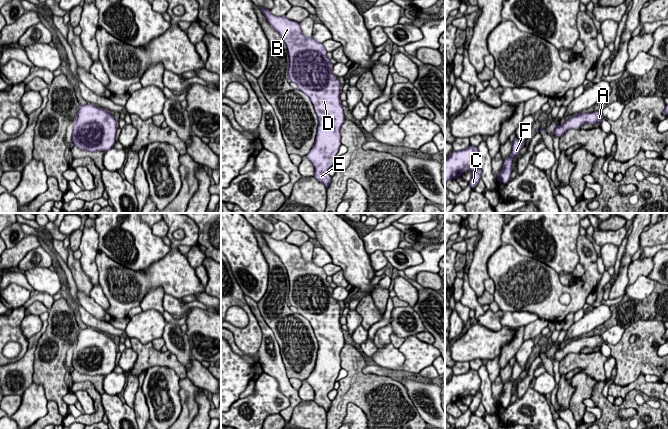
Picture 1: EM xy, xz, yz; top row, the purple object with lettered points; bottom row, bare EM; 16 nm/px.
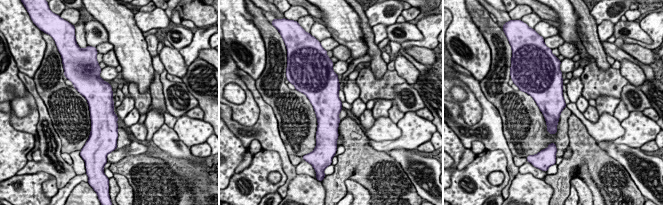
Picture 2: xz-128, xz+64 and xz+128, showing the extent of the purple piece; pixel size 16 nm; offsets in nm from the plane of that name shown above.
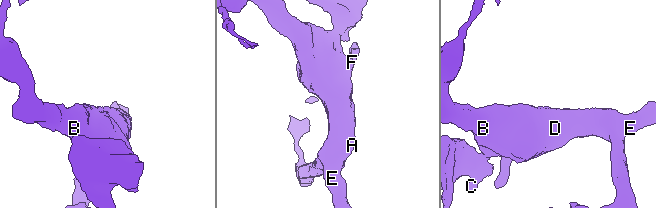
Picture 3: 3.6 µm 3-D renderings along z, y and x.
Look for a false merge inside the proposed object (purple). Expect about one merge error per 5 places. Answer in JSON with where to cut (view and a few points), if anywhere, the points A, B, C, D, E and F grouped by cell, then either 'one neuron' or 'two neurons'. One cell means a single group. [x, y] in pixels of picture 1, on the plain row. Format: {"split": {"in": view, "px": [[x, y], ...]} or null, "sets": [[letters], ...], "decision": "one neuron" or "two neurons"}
{"split": null, "sets": [["A", "B", "C", "D", "E", "F"]], "decision": "one neuron"}

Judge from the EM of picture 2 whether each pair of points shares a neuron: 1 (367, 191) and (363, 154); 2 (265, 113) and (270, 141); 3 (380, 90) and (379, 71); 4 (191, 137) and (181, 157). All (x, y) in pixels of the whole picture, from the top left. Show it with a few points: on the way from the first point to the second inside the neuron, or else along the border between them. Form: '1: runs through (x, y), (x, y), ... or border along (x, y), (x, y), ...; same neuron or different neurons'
1: runs through (367, 182), (367, 165), (365, 163); same neuron
2: runs through (267, 120), (267, 134); same neuron
3: border along (369, 66), (377, 78), (380, 78), (387, 70); different neurons
4: border along (172, 128), (189, 148); different neurons

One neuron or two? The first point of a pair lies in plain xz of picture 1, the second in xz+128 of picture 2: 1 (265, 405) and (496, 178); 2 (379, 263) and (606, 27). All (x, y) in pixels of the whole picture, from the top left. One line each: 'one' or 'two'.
1: two
2: one

